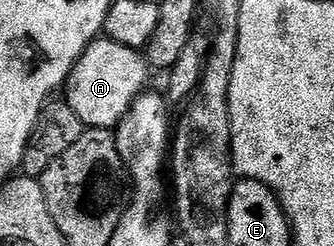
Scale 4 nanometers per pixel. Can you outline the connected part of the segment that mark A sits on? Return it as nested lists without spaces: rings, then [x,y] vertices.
[[[101,36],[84,49],[76,61],[66,83],[66,101],[88,128],[115,128],[120,125],[124,114],[140,94],[145,93],[148,82],[149,63],[139,50],[131,50]]]

